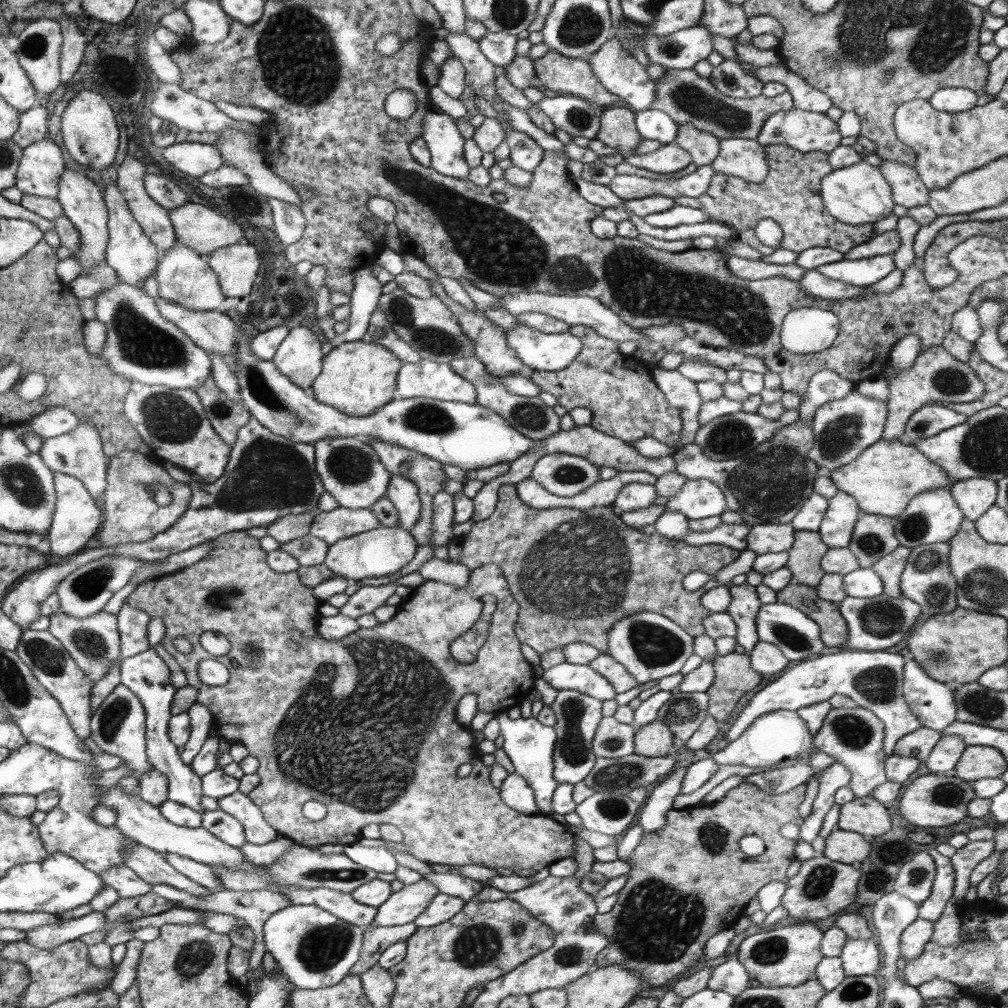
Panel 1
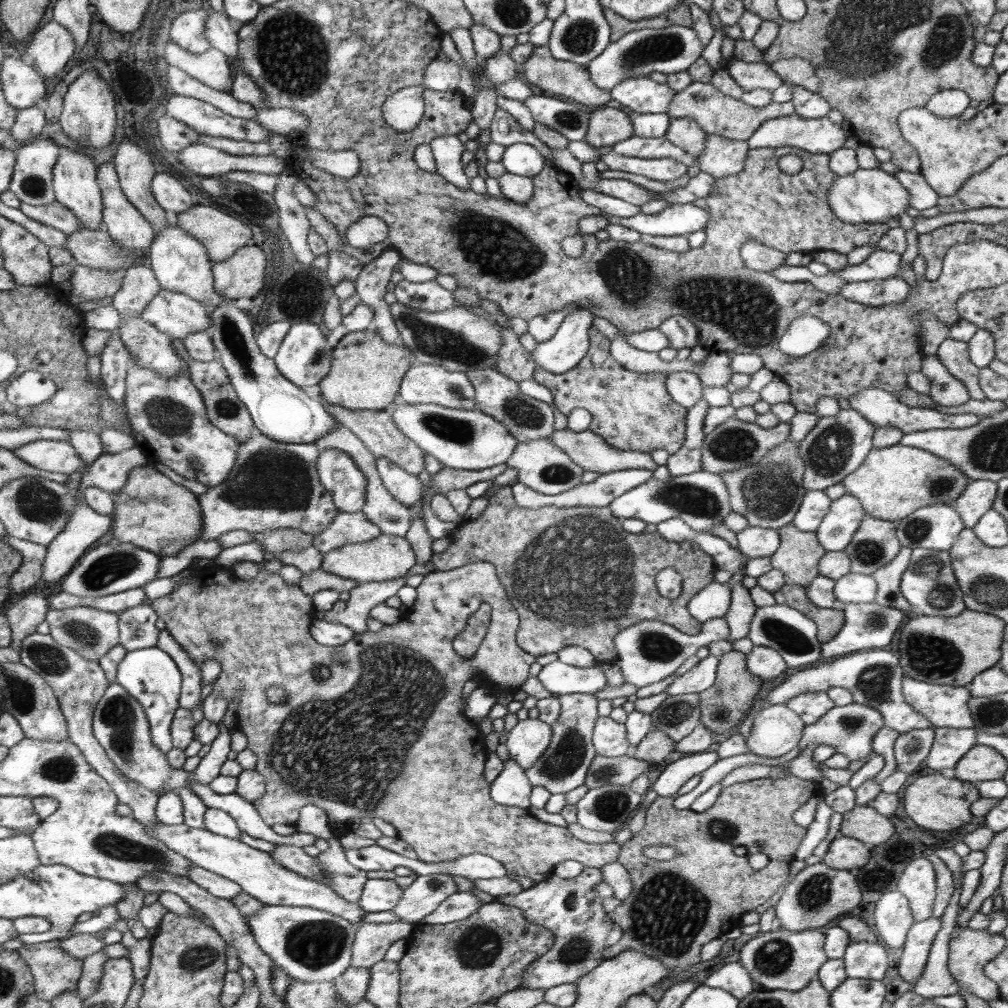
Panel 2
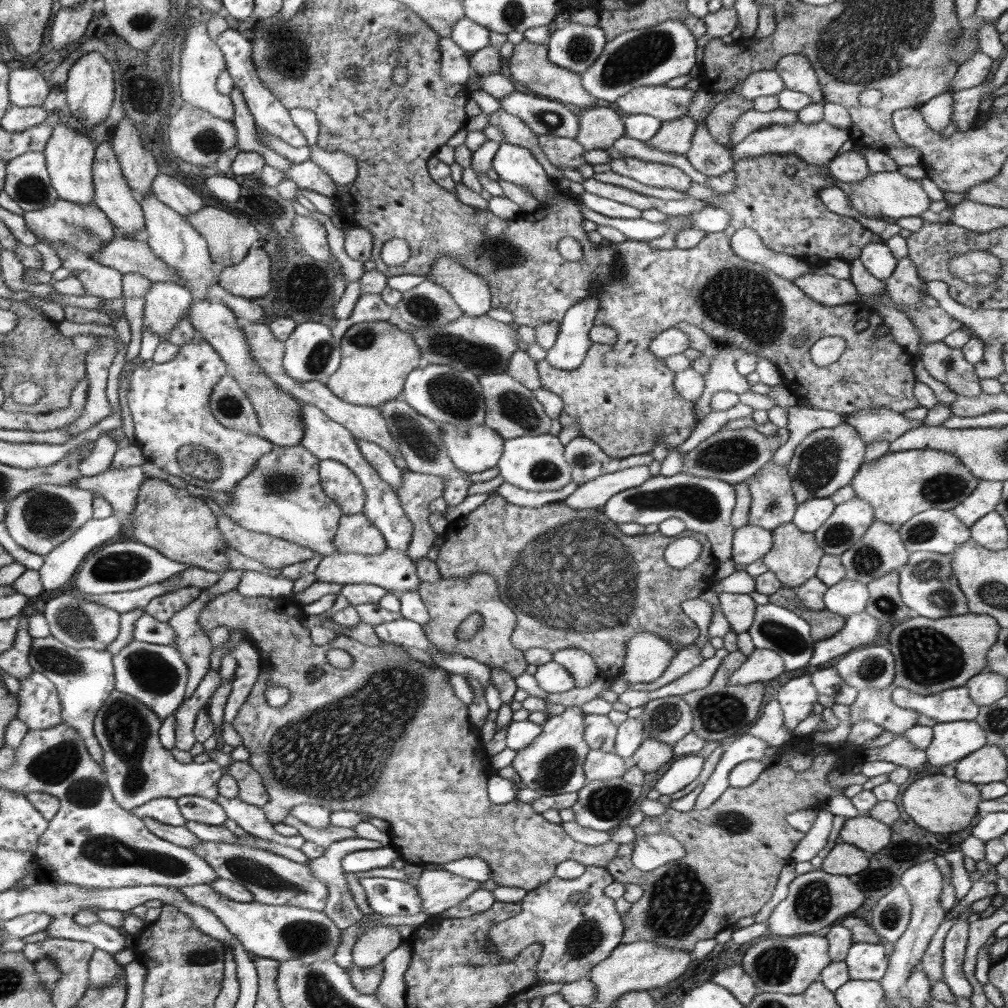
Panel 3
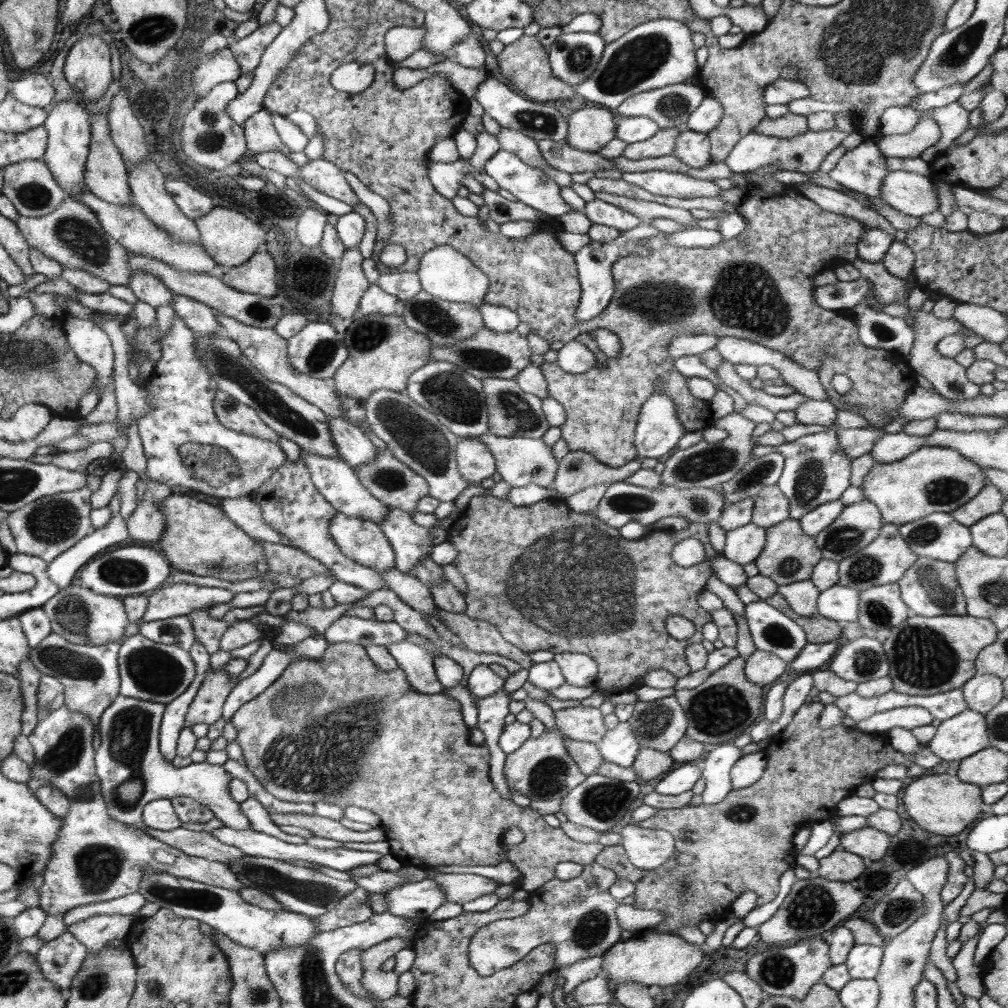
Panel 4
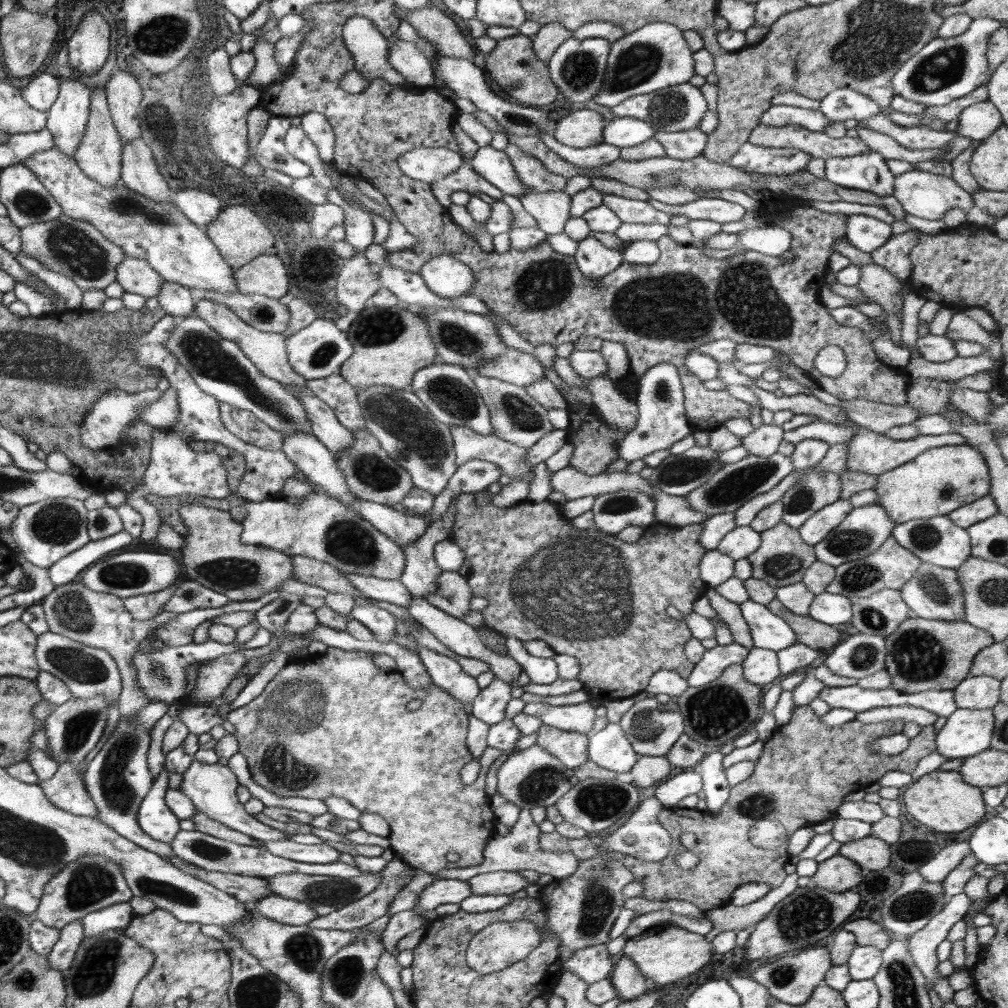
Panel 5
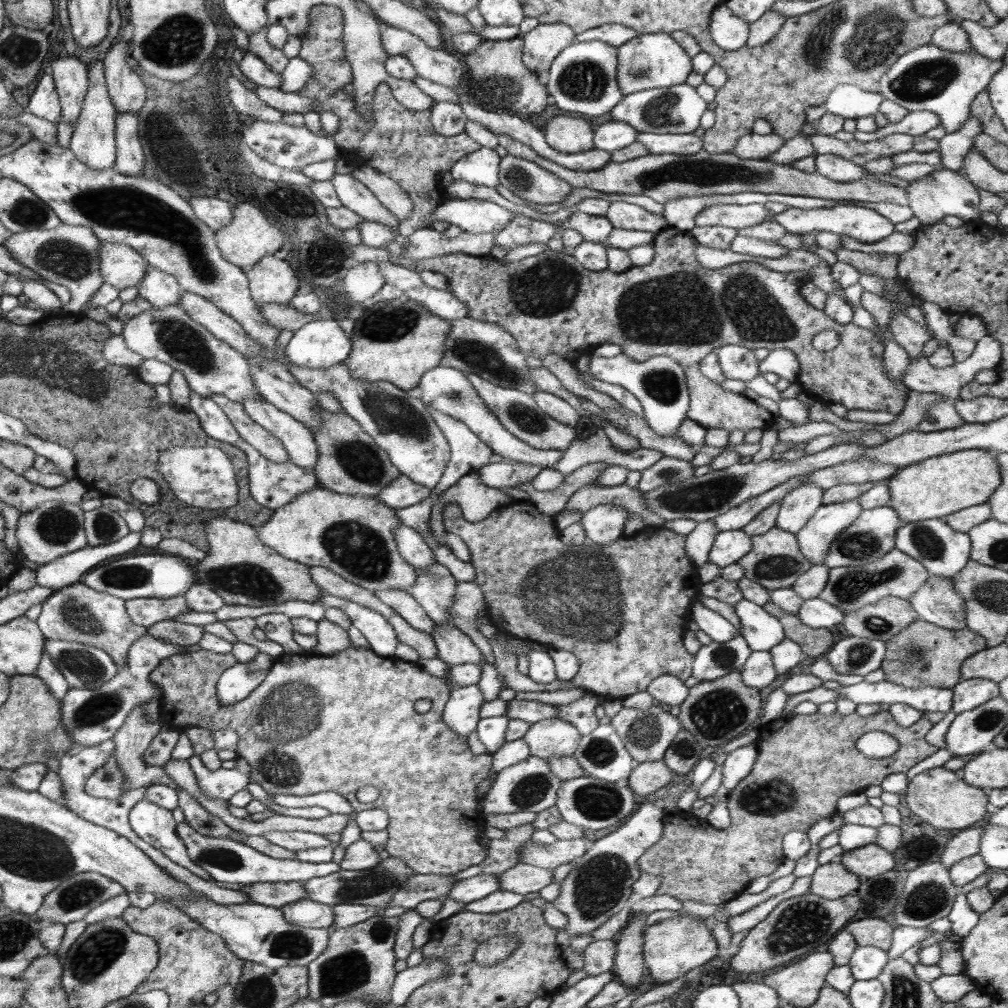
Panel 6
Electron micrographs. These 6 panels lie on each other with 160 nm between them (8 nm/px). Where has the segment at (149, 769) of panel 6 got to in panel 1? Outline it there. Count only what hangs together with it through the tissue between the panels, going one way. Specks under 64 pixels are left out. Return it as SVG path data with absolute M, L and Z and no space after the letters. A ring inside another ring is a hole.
M58 610L49 616L49 630L67 650L67 653L77 662L77 665L86 673L86 678L94 686L98 680L106 678L106 674L112 665L119 664L121 658L121 640L117 625L117 615L100 612L76 618Z

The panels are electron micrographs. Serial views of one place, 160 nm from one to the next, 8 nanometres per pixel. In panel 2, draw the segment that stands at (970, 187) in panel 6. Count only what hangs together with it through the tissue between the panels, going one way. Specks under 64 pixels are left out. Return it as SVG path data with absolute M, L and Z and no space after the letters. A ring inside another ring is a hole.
M859 168L852 174L837 176L833 186L828 189L826 200L834 214L844 222L850 224L885 223L890 219L899 219L900 227L913 229L913 218L906 213L906 209L910 207L908 194L909 192L893 174L880 168L872 170Z

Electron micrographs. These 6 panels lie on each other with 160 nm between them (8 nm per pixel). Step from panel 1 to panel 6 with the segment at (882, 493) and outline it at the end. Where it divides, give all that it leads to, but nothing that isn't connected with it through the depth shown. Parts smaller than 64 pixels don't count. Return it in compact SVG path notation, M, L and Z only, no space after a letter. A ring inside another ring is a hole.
M981 449L954 451L931 456L904 469L889 479L892 507L904 522L918 522L948 516L958 510L987 502L1000 486L1000 470L994 454Z

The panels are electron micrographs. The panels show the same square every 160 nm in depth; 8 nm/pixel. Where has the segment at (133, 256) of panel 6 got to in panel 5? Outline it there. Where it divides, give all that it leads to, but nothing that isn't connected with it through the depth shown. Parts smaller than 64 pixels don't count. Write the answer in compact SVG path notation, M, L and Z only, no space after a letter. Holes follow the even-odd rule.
M126 255L116 267L116 282L125 291L144 298L156 297L164 280L145 260Z

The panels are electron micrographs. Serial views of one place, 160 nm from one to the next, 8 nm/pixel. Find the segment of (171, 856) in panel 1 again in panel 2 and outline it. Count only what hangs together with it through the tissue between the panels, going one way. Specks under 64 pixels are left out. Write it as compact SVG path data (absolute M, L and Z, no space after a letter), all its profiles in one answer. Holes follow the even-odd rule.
M195 864L189 866L188 874L190 881L198 884L198 886L217 898L232 901L243 892L238 883Z

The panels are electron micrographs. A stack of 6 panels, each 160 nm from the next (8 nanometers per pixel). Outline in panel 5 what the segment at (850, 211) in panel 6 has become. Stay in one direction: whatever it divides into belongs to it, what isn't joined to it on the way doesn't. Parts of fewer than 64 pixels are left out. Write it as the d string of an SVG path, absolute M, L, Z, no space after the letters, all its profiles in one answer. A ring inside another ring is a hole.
M859 214L848 215L845 238L858 250L871 253L892 235L891 225L883 220Z

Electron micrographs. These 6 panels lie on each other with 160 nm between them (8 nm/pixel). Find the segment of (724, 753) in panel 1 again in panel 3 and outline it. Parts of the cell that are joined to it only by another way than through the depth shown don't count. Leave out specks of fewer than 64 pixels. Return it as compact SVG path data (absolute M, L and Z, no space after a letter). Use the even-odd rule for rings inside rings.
M773 699L764 706L762 717L755 719L743 733L762 739L768 746L783 747L792 738L783 724L783 710L779 702ZM688 755L670 764L669 770L658 780L654 789L661 795L671 795L697 780L704 766L704 757Z

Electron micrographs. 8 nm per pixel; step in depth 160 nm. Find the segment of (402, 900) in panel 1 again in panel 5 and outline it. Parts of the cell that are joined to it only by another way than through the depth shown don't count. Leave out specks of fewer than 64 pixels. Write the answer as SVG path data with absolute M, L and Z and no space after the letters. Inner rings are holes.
M518 871L482 873L466 882L470 886L472 896L512 895L513 893L524 892L529 886L526 878L520 875Z

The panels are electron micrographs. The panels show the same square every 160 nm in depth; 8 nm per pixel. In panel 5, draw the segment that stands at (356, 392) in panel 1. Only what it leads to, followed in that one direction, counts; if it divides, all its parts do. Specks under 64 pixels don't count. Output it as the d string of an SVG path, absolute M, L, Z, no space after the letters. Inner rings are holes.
M398 305L390 308L366 306L352 322L346 336L352 343L353 353L343 362L338 374L357 391L370 386L391 386L396 390L410 391L414 373L434 364L438 355L426 321L418 313Z

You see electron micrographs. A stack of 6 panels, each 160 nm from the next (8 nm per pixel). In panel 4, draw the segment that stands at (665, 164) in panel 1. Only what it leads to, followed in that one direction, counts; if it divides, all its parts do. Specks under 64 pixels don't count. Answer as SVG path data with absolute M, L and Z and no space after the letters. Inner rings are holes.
M664 170L622 172L622 179L652 194L675 198L719 197L721 188L711 180Z

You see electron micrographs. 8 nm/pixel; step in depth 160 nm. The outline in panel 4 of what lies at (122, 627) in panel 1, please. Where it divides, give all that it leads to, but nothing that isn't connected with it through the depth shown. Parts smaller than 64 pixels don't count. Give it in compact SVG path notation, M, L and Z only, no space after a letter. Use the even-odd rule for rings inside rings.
M190 615L175 616L164 620L142 622L139 632L150 640L162 644L174 644L189 651L195 641Z

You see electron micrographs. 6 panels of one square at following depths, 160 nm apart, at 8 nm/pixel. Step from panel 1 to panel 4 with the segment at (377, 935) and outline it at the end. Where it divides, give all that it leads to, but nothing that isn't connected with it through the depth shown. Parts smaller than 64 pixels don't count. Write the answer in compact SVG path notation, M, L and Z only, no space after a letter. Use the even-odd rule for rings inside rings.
M392 938L362 951L363 975L361 985L378 999L388 999L398 995L398 975L392 971L384 971L383 965L388 958L394 957L406 947L411 947L412 940Z

